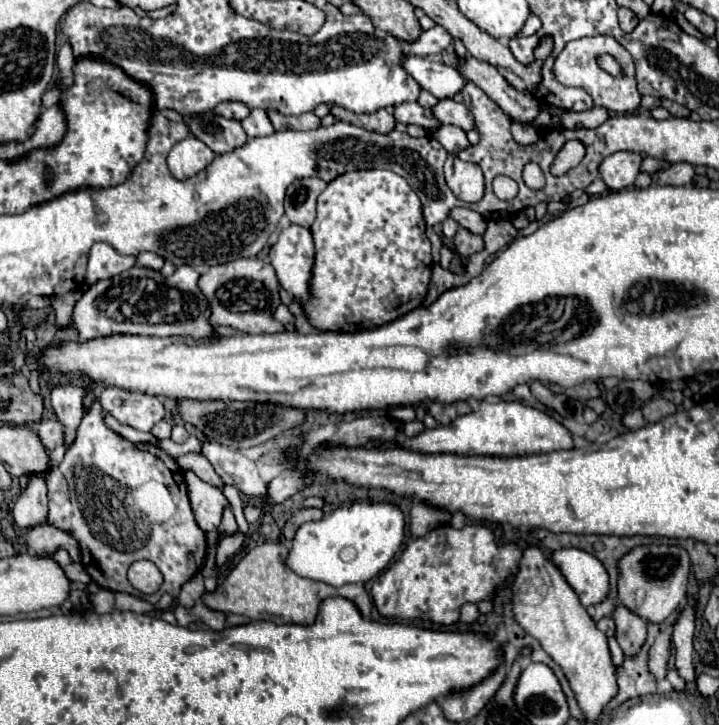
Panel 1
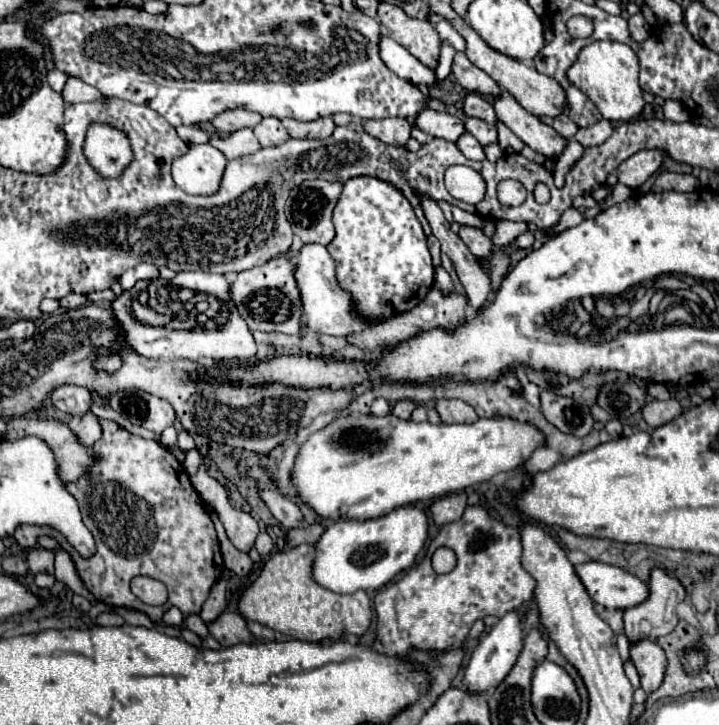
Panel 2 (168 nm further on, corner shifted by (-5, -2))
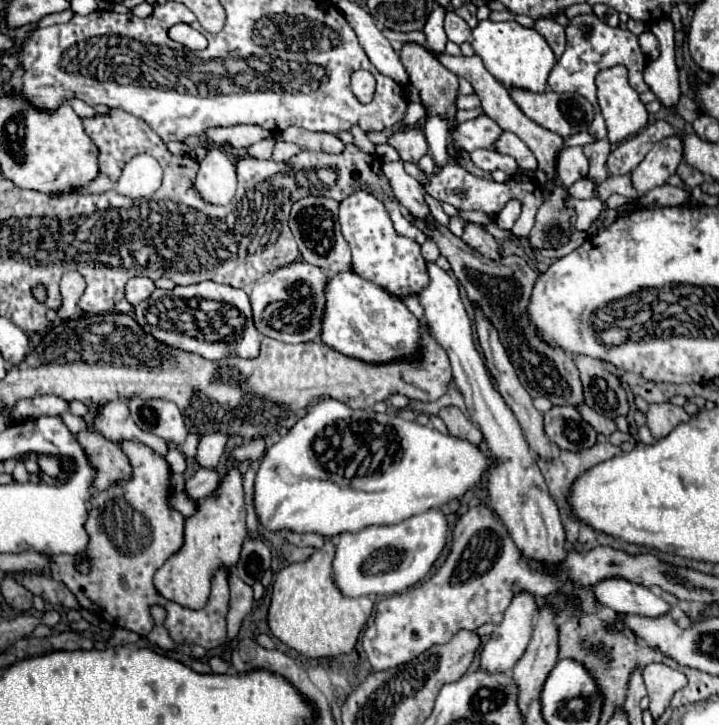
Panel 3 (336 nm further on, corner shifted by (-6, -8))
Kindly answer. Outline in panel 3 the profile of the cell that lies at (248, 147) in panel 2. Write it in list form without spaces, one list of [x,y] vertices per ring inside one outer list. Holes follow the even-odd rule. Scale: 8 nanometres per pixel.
[[[272,138],[260,140],[258,144],[250,146],[248,152],[250,152],[254,158],[264,158],[264,160],[268,160],[268,158],[272,158],[272,152],[274,152],[274,140],[272,140]]]

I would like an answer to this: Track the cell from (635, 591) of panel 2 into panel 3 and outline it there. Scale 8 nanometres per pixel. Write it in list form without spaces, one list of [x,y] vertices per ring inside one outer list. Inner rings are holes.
[[[602,580],[594,586],[594,594],[598,602],[610,606],[618,614],[658,618],[670,610],[670,604],[662,596],[654,594],[650,588],[642,584],[634,584],[628,580]]]

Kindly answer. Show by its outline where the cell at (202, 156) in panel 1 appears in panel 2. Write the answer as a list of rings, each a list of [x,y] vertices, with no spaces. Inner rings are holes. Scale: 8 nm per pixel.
[[[193,144],[173,162],[173,180],[187,194],[215,194],[225,170],[225,156],[211,144]]]

